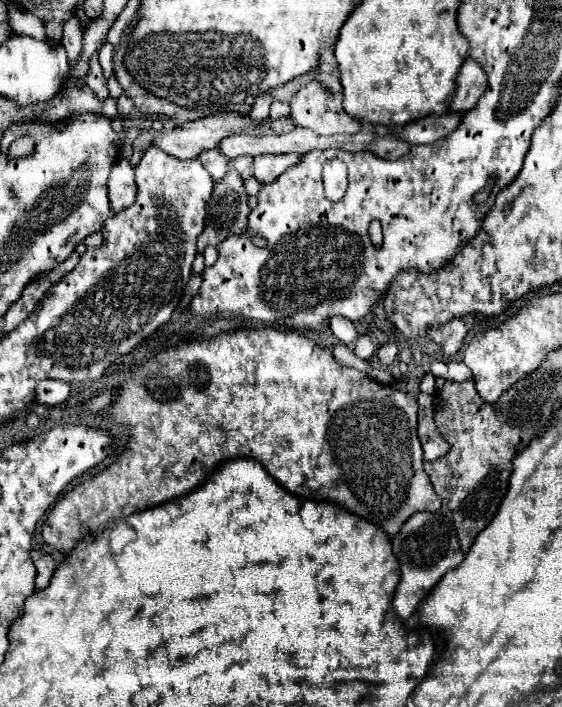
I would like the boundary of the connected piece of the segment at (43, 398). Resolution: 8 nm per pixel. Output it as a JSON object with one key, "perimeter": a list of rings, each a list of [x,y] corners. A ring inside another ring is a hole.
{"perimeter":[[[47,379],[43,383],[39,383],[39,387],[35,387],[35,403],[45,405],[45,407],[57,407],[59,403],[63,403],[69,397],[69,383],[59,383],[53,379]]]}

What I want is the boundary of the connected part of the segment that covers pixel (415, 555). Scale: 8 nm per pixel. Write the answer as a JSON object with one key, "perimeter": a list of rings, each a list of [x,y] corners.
{"perimeter":[[[423,511],[419,515],[413,515],[401,527],[399,535],[391,539],[391,543],[393,543],[393,553],[401,565],[401,583],[395,591],[393,609],[403,621],[407,621],[417,611],[421,599],[425,599],[433,591],[433,587],[441,581],[441,577],[447,571],[455,569],[465,559],[465,555],[459,547],[459,539],[451,519],[447,519],[441,513]]]}

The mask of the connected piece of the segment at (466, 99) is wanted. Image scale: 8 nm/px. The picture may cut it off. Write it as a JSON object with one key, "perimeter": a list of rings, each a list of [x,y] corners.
{"perimeter":[[[467,57],[463,67],[459,69],[457,91],[455,91],[455,97],[449,105],[449,111],[467,113],[469,109],[475,107],[475,103],[485,93],[485,89],[487,89],[485,71],[471,57]]]}

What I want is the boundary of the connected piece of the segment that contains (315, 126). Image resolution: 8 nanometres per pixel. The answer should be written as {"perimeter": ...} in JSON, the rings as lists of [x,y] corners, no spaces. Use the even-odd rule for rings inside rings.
{"perimeter":[[[321,73],[291,99],[291,119],[297,123],[297,127],[313,129],[317,135],[335,135],[335,133],[353,135],[363,127],[363,123],[359,119],[351,119],[351,115],[343,111],[341,97],[343,89],[339,79],[329,73]]]}

